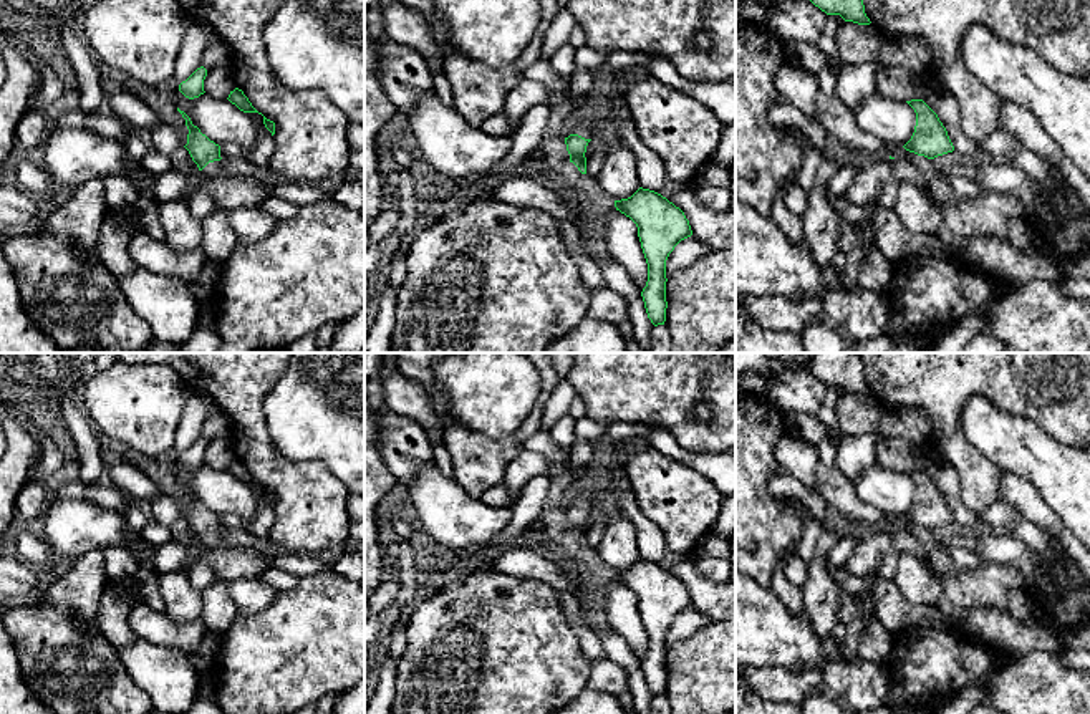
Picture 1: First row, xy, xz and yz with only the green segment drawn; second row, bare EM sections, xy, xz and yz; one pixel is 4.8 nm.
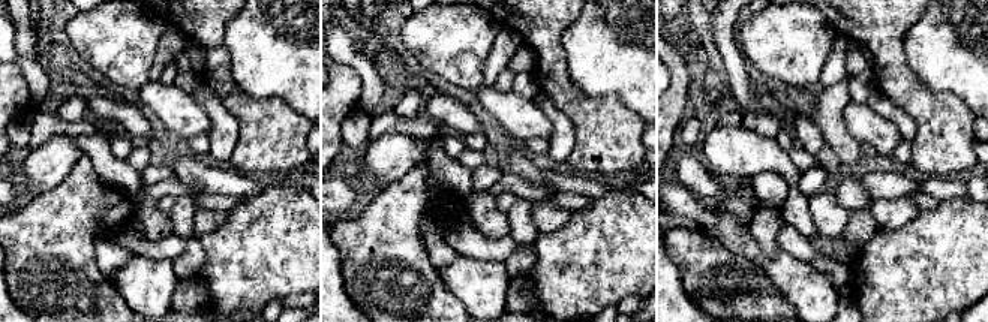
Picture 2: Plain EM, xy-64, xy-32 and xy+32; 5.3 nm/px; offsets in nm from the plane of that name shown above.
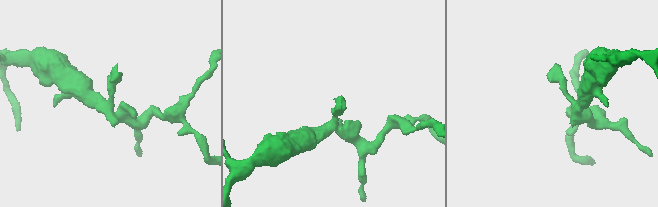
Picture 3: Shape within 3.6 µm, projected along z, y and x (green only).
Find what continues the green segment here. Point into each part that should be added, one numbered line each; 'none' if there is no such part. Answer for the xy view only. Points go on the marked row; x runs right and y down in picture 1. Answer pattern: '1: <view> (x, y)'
1: xy (212, 169)

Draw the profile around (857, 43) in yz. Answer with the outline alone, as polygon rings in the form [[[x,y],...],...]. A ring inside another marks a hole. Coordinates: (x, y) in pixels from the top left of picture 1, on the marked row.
[[[845,22],[835,36],[837,50],[845,65],[875,65],[885,35],[875,25]]]

